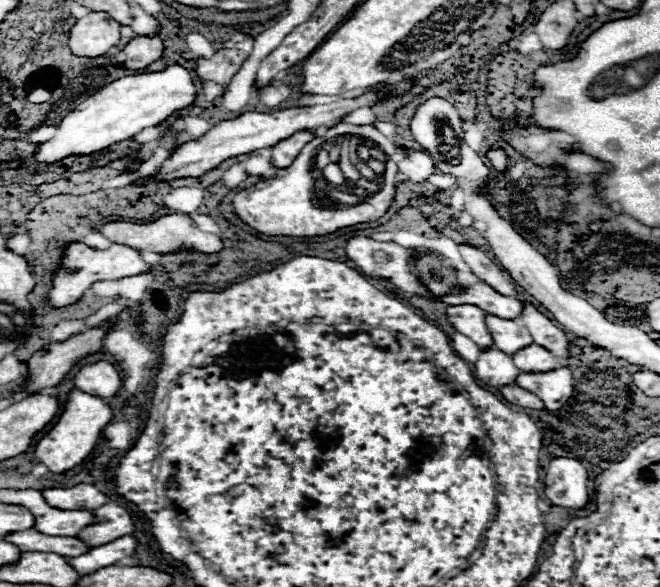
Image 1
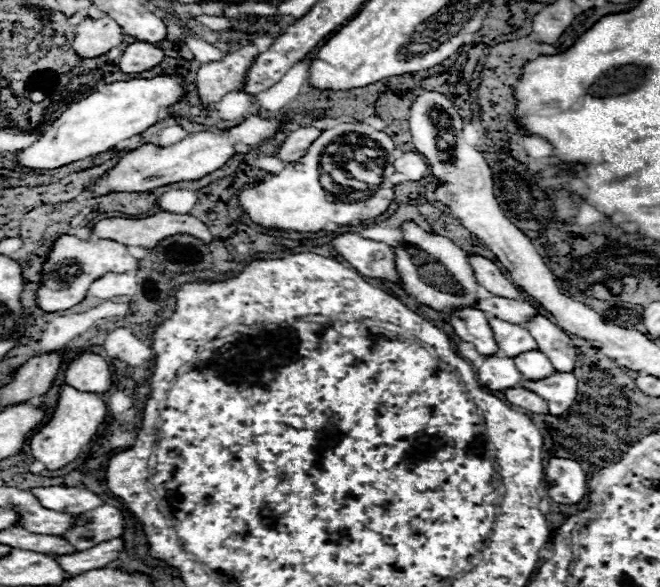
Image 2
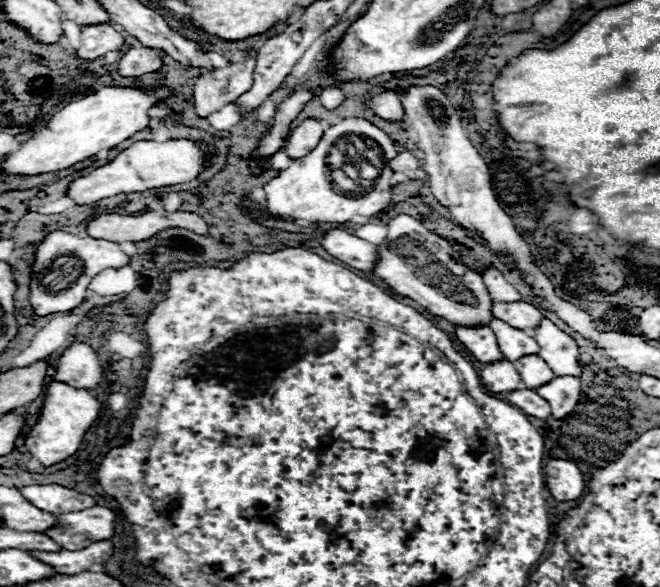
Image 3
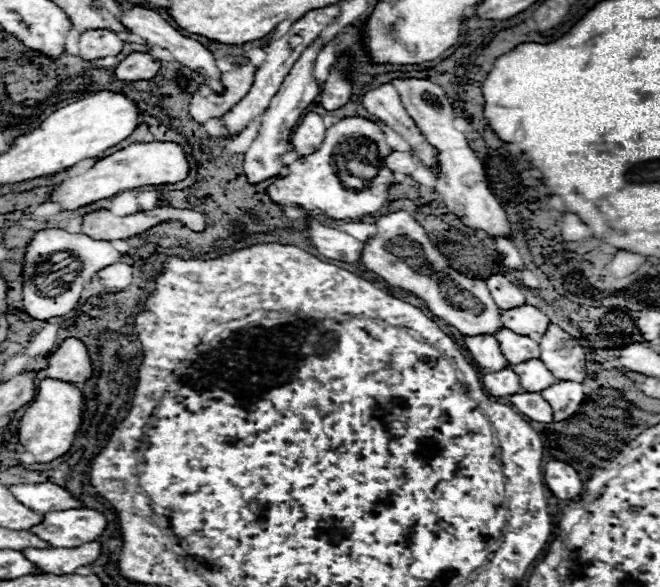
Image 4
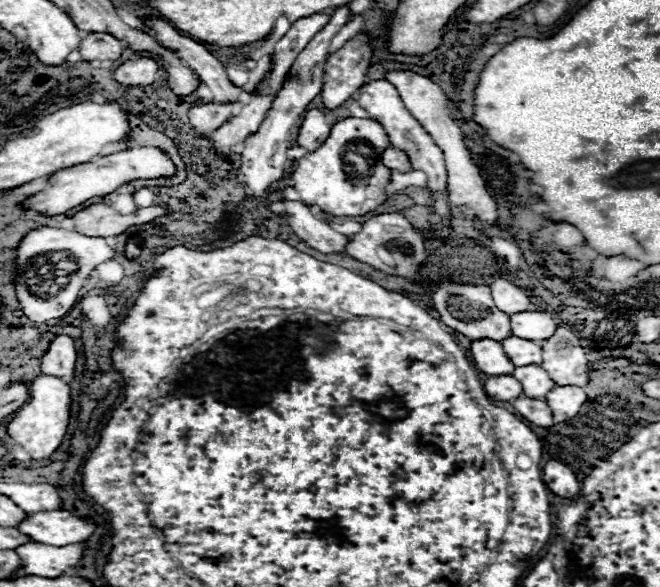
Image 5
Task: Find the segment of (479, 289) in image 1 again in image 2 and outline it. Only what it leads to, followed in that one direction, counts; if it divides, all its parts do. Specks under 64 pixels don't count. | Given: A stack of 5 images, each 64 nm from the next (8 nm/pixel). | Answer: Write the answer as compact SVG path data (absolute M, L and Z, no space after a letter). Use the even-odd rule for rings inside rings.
M488 294L486 298L480 298L476 306L484 310L488 316L496 316L512 324L524 324L536 314L536 310L524 300L508 300L508 298L500 298L492 294Z

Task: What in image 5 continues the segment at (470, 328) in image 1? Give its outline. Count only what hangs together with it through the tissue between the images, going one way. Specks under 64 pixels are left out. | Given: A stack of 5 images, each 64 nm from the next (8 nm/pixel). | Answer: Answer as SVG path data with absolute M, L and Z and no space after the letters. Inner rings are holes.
M474 340L470 342L470 352L476 362L476 366L486 372L488 376L502 376L512 374L514 364L504 354L500 342L496 340Z

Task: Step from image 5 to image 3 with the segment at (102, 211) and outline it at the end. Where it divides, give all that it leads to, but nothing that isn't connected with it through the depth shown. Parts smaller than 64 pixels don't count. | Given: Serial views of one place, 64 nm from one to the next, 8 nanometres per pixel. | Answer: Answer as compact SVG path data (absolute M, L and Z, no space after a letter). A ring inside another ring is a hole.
M166 210L144 212L144 214L138 214L138 216L102 214L102 216L88 222L86 232L92 238L102 238L102 240L112 240L112 242L142 242L142 240L150 240L158 232L164 232L164 230L170 230L170 228L184 228L184 230L190 230L190 232L194 232L198 236L208 234L208 226L200 216L196 216L192 212L166 212Z

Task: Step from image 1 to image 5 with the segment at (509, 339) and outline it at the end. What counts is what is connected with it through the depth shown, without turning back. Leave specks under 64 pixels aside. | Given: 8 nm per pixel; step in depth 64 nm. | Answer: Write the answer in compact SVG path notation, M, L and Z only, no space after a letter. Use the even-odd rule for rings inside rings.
M508 336L502 342L504 352L508 352L512 364L516 366L526 366L526 364L542 364L542 348L532 342L532 340L524 340L518 336Z

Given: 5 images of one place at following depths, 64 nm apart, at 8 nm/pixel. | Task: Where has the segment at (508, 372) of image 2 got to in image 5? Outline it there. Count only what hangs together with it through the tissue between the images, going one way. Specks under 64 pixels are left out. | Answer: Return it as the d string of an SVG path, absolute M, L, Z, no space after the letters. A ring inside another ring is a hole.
M510 374L510 376L488 376L484 380L484 390L492 400L506 400L512 402L522 394L520 382Z

